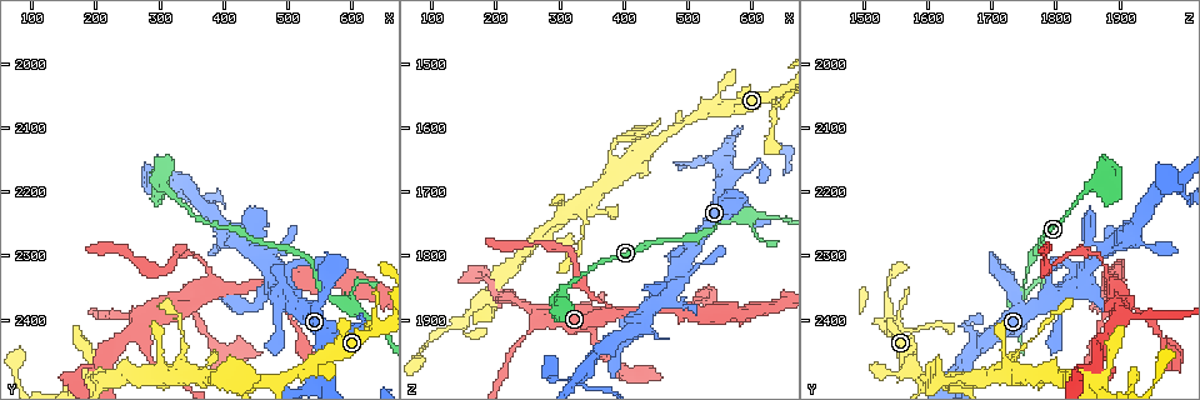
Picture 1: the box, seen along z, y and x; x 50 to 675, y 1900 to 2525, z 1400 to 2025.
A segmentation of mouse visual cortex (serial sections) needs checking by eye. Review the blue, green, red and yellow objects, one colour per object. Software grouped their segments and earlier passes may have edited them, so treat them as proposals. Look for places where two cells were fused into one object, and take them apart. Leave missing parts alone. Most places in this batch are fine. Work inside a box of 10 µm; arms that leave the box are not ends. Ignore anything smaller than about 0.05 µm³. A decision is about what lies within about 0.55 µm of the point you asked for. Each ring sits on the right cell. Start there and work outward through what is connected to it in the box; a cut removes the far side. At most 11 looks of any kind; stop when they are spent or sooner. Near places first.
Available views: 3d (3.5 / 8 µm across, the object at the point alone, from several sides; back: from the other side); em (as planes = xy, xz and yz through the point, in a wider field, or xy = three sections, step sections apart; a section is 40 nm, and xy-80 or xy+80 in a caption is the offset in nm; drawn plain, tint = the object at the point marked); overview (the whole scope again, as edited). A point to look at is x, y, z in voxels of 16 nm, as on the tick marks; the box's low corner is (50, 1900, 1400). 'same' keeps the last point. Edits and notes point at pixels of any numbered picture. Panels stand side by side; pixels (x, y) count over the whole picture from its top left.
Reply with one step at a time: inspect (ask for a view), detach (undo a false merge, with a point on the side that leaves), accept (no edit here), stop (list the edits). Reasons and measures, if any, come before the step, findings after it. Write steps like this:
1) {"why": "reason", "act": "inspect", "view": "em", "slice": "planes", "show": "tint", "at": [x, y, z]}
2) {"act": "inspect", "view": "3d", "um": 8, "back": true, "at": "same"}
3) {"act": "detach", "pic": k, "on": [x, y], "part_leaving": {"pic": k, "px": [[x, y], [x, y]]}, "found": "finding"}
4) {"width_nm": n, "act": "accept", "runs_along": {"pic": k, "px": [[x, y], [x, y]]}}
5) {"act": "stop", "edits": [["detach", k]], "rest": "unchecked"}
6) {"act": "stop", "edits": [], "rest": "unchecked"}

{"why": "sudden change in width", "act": "inspect", "view": "3d", "um": 8, "at": [260, 2390, 1910]}

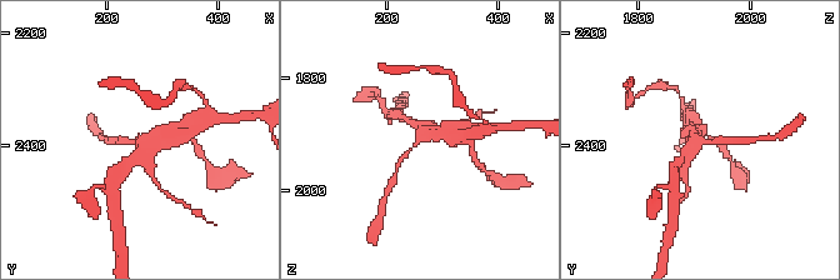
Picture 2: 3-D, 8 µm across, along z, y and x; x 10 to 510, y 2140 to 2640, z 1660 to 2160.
{"why": "now the EM", "act": "inspect", "view": "em", "slice": "xy", "step": 5, "show": "tint", "at": "same"}

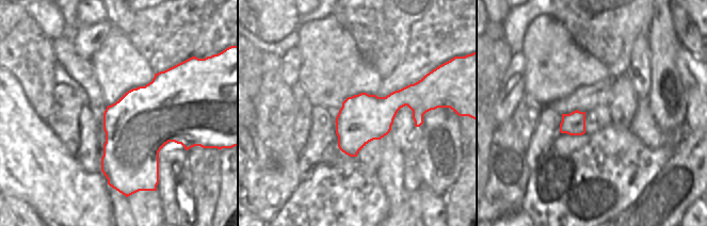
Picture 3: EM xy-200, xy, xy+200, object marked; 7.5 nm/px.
{"act": "accept", "found": "all the same cell"}

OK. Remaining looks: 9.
{"why": "calibre changes", "act": "inspect", "view": "3d", "um": 3.5, "back": true, "at": [380, 2345, 1890]}

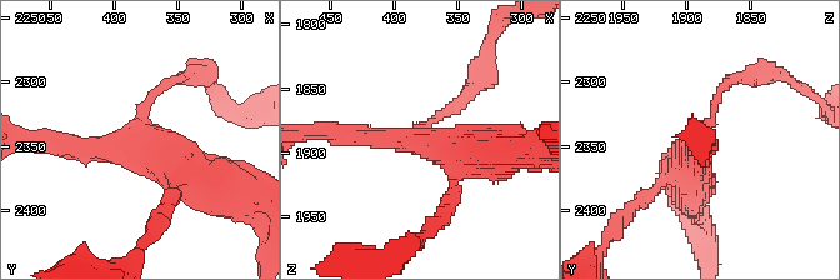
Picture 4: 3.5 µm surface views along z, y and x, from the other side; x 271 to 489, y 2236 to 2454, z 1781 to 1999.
{"arms": 3, "arm_widths_nm": [150, 250, 450], "why": "need the tissue", "act": "inspect", "view": "em", "slice": "xy", "step": 1, "show": "tint", "at": [376, 2342, 1890]}

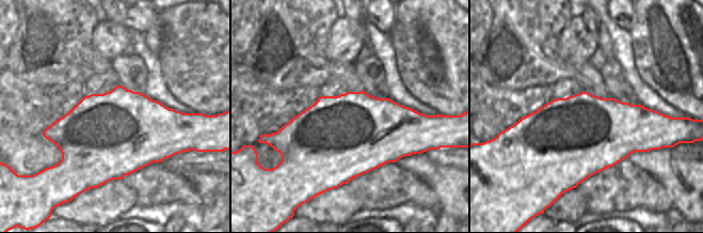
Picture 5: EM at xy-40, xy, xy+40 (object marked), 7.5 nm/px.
{"why": "cut it another way", "act": "inspect", "view": "em", "slice": "xy", "step": 5, "show": "tint", "at": "same"}

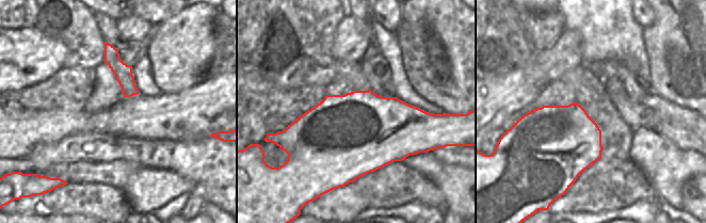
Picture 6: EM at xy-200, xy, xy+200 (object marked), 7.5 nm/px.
{"act": "accept", "runs_along": {"pic": 6, "px": [[108, 47], [112, 60], [134, 92]]}, "found": "one cell here"}

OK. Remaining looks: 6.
{"why": "calibre changes", "act": "inspect", "view": "3d", "um": 3.5, "at": [625, 2395, 1735]}

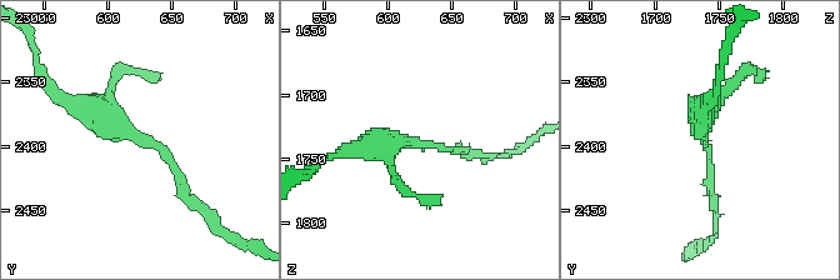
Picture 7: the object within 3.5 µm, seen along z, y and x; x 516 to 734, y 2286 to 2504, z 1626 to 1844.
{"act": "inspect", "view": "em", "slice": "xy", "step": 1, "show": "tint", "at": [626, 2394, 1738]}

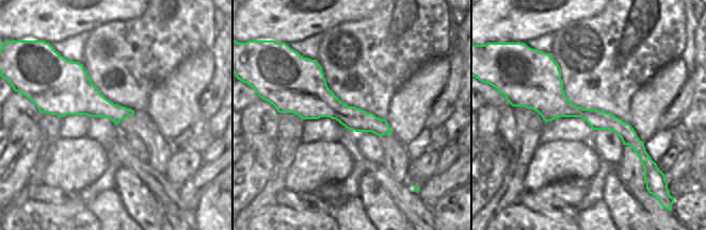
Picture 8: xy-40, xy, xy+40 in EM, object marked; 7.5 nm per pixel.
{"arm_widths_nm": [150, 250], "act": "accept", "runs_along": {"pic": 8, "px": [[522, 102], [610, 121], [646, 158]]}, "found": "continuous, no second cell"}

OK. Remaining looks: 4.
{"why": "abrupt turn", "act": "inspect", "view": "3d", "um": 3.5, "at": [495, 2490, 1590]}

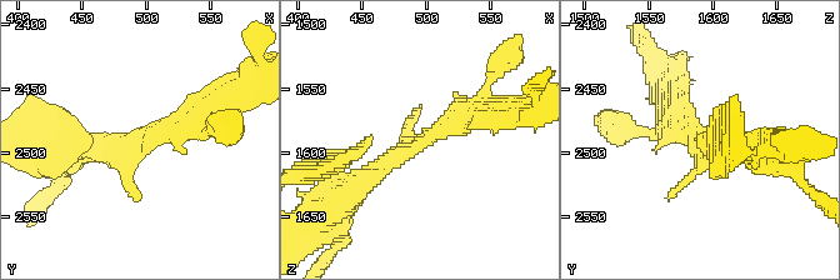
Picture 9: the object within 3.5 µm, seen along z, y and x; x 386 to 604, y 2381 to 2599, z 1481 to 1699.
{"why": "shape alone is not enough", "act": "inspect", "view": "em", "slice": "xy", "step": 5, "show": "tint", "at": [498, 2486, 1592]}

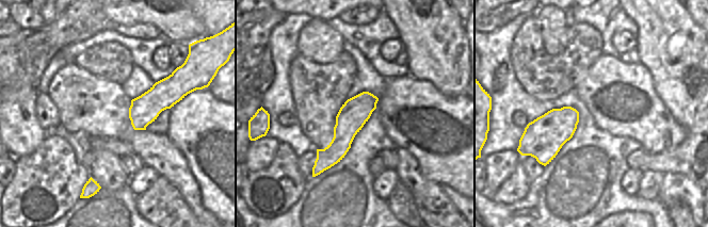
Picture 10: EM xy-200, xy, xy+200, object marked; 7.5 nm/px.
{"act": "accept", "runs_along": {"pic": 9, "px": [[493, 115], [448, 121], [355, 189]]}, "found": "all the same cell"}

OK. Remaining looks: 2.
{"act": "stop", "edits": [], "rest": "unchecked"}

